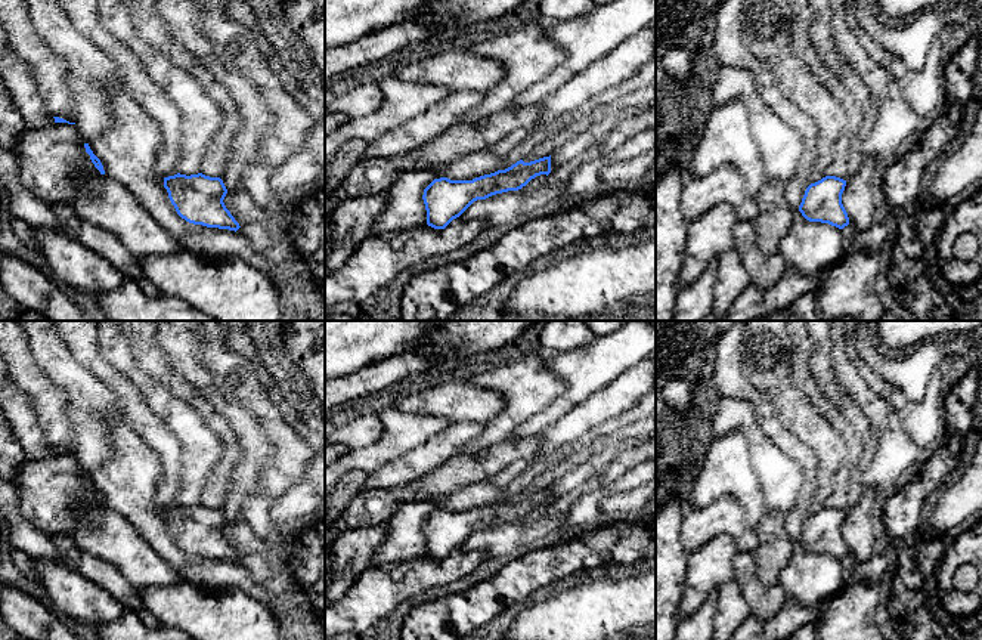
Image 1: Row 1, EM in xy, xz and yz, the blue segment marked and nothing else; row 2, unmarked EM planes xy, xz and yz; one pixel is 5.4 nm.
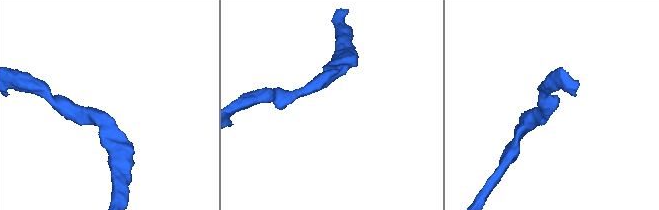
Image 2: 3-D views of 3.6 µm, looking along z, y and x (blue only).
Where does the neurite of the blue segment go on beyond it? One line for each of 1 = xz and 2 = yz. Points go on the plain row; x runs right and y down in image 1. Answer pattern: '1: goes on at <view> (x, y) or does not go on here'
1: does not go on here
2: does not go on here

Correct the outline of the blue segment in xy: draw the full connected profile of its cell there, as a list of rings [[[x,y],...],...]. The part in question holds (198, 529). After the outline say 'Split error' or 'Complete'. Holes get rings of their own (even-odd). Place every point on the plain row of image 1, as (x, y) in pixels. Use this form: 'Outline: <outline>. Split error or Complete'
Outline: [[[177,504],[164,508],[164,519],[177,545],[186,553],[235,563],[241,559],[223,534],[227,520],[220,508]]]. Complete

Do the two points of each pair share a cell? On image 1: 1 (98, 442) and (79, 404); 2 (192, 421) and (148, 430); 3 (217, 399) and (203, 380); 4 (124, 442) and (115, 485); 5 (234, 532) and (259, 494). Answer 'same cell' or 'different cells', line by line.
1: same cell
2: different cells
3: same cell
4: same cell
5: different cells

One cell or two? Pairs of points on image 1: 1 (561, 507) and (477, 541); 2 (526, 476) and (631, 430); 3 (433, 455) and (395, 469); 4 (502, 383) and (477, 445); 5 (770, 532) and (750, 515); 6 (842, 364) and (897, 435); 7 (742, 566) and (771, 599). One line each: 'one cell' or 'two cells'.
1: two cells
2: two cells
3: one cell
4: one cell
5: two cells
6: one cell
7: one cell

